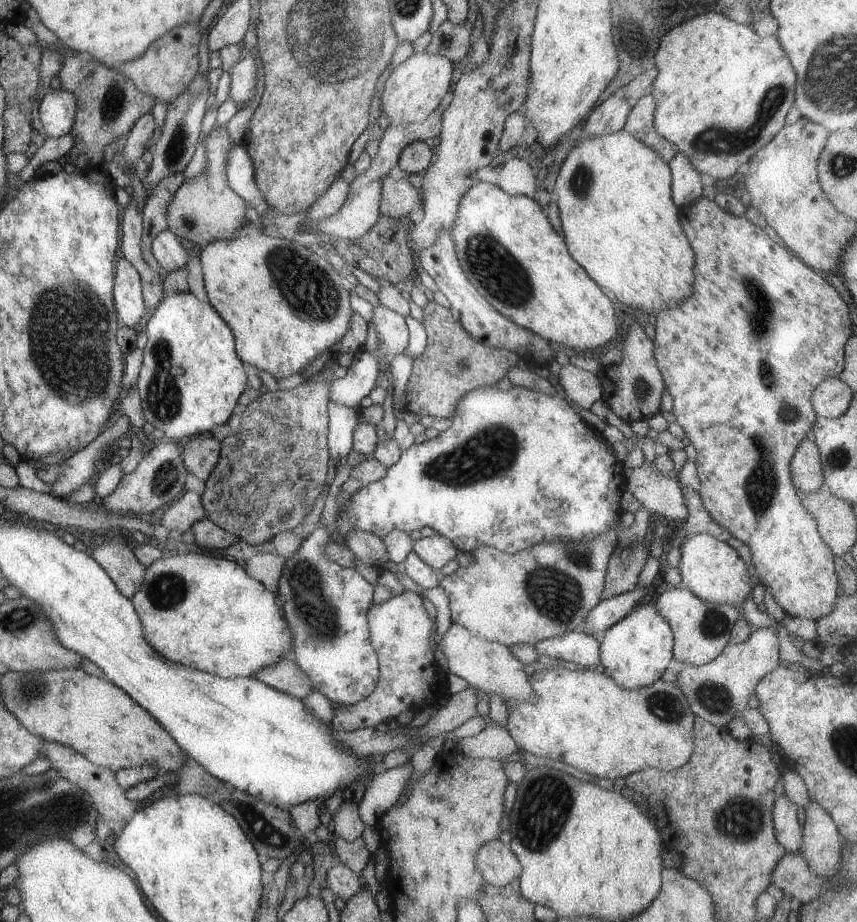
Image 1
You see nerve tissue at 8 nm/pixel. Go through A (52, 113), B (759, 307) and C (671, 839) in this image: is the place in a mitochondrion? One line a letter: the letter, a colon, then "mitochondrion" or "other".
A: other
B: mitochondrion
C: other

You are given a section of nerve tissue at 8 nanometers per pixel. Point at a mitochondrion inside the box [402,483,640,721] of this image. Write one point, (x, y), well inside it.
(554, 590)

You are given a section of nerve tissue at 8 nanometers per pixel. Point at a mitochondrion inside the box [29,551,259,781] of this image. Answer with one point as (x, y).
(167, 591)

